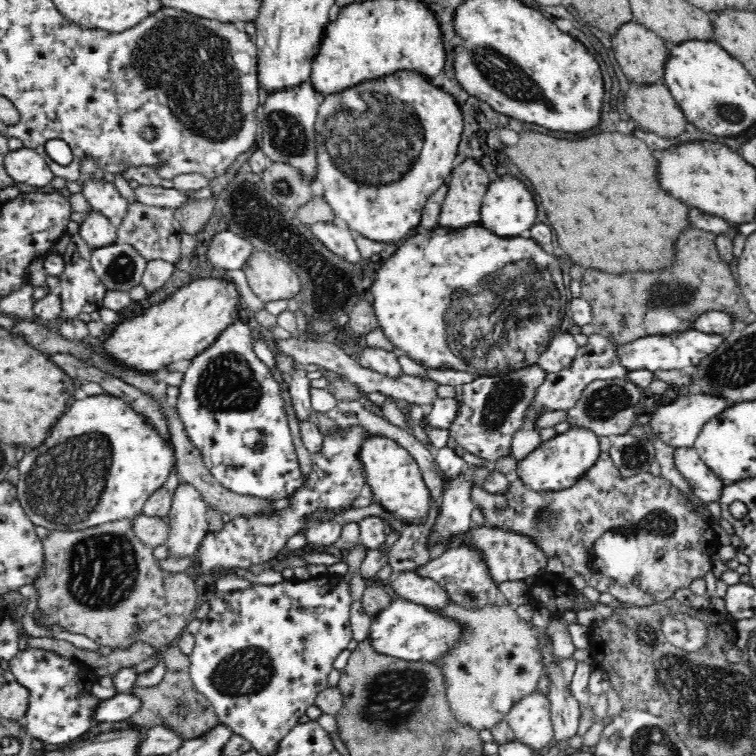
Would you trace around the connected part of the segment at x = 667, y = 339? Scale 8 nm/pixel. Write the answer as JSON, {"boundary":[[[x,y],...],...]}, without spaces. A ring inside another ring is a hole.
{"boundary":[[[690,329],[688,332],[678,335],[650,335],[638,337],[636,340],[630,340],[630,342],[622,342],[622,344],[616,343],[614,355],[618,357],[618,363],[628,370],[640,370],[640,368],[651,371],[684,369],[686,366],[698,364],[698,360],[702,356],[706,356],[708,352],[712,352],[720,340],[722,340],[721,335],[711,335],[700,330]]]}

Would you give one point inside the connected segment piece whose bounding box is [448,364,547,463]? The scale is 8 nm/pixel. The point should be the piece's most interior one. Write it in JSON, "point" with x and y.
{"point":[489,410]}

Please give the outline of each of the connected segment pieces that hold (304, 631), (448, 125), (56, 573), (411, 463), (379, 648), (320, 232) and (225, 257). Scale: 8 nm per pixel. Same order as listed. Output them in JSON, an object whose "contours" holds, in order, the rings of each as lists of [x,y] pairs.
{"contours":[[[[338,574],[216,592],[210,600],[207,618],[195,635],[190,673],[195,688],[206,696],[219,724],[246,738],[261,754],[270,754],[307,708],[315,705],[318,694],[329,686],[326,679],[334,661],[353,639],[349,624],[352,603],[349,584]]],[[[396,73],[386,80],[370,81],[354,87],[354,90],[350,88],[342,94],[325,96],[320,103],[315,127],[318,142],[318,182],[322,198],[331,206],[335,217],[342,219],[350,230],[368,240],[384,244],[398,242],[408,236],[408,232],[420,226],[422,210],[428,198],[438,190],[438,186],[446,182],[448,172],[458,162],[457,151],[463,130],[460,110],[454,104],[454,99],[439,88],[430,86],[430,82],[426,82],[424,77],[416,73]]],[[[143,514],[122,518],[76,531],[50,531],[43,540],[46,557],[46,574],[38,579],[35,588],[39,593],[39,610],[49,612],[49,620],[56,622],[69,633],[86,635],[98,645],[118,649],[138,640],[161,649],[181,637],[184,628],[194,618],[198,604],[196,573],[194,569],[170,572],[160,566],[154,554],[155,547],[146,544],[134,532],[134,521]]],[[[367,432],[360,442],[359,459],[363,468],[365,482],[370,486],[373,502],[379,503],[396,519],[403,522],[420,522],[428,512],[428,488],[422,480],[420,466],[416,459],[398,444],[395,439],[382,433]]],[[[393,601],[380,612],[370,615],[369,641],[370,647],[378,654],[394,656],[403,660],[432,660],[436,661],[442,652],[447,652],[450,644],[458,637],[458,626],[434,611],[428,610],[424,605],[412,601]]],[[[334,220],[314,222],[309,228],[332,252],[352,262],[360,260],[360,250],[348,228],[336,226]]],[[[218,232],[206,244],[207,264],[216,269],[240,270],[252,248],[248,240],[234,232]]]]}

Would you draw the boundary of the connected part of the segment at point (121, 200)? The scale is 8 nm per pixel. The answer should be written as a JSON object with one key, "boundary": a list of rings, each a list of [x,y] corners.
{"boundary":[[[109,175],[100,180],[86,180],[82,184],[82,194],[92,209],[104,214],[108,219],[126,215],[128,200],[118,192]]]}

